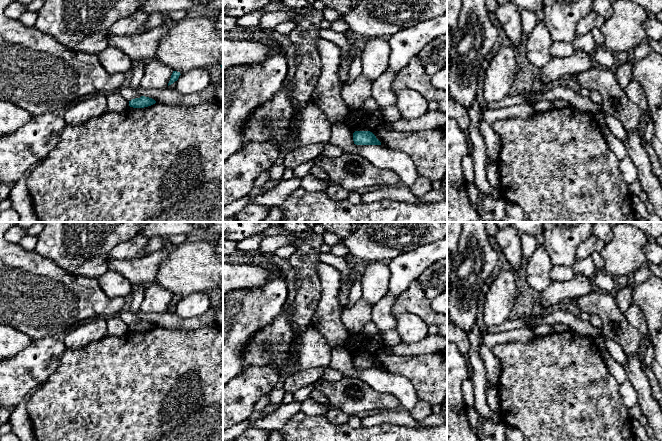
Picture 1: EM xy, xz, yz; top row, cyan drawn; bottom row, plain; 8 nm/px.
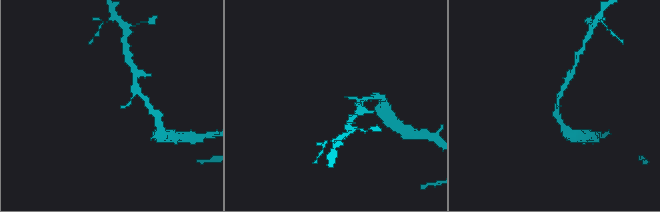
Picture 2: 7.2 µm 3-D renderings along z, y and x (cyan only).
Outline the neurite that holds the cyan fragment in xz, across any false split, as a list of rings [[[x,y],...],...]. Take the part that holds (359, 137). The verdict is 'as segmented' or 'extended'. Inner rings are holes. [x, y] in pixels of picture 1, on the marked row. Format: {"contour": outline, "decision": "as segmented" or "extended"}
{"contour": [[[355,131],[353,141],[356,145],[381,145],[381,142],[370,131]]], "decision": "as segmented"}

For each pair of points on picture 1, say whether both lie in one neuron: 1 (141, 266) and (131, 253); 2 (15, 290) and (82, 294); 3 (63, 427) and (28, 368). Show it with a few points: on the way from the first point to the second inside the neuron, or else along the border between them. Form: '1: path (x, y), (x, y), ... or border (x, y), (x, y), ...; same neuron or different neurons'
1: border (143, 256), (137, 259), (112, 259); different neurons
2: path (32, 294), (65, 294); same neuron
3: border (56, 368), (40, 385); different neurons

